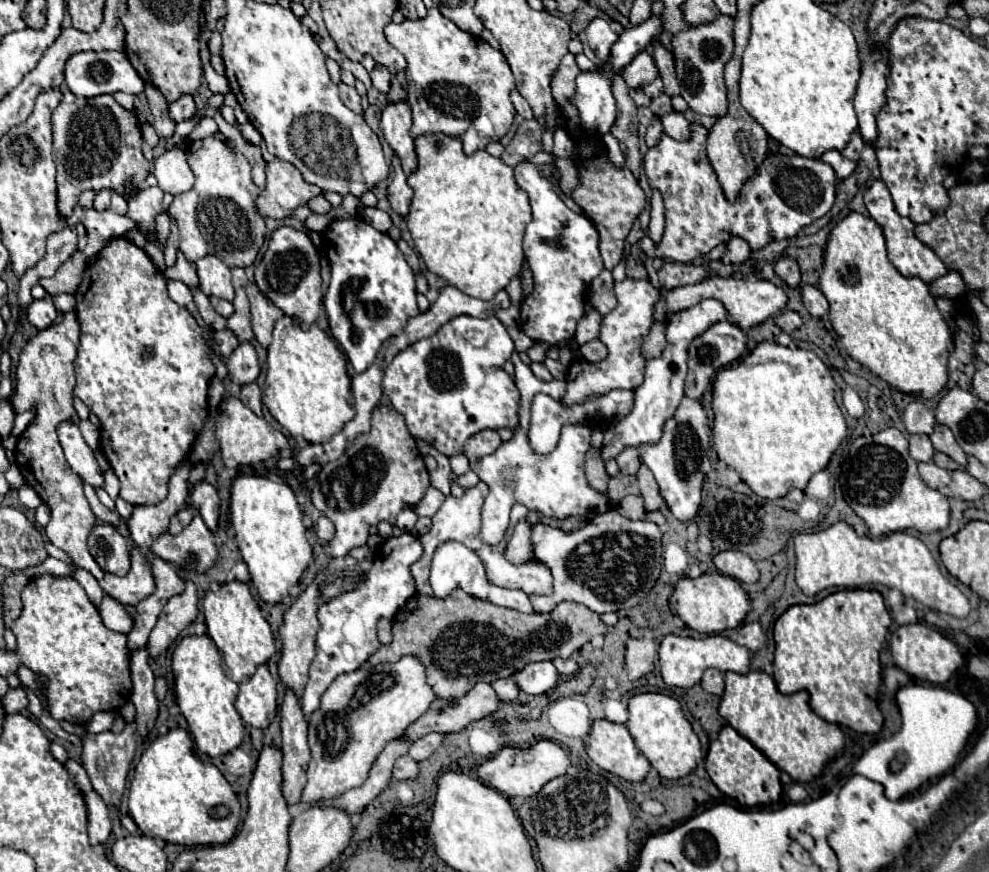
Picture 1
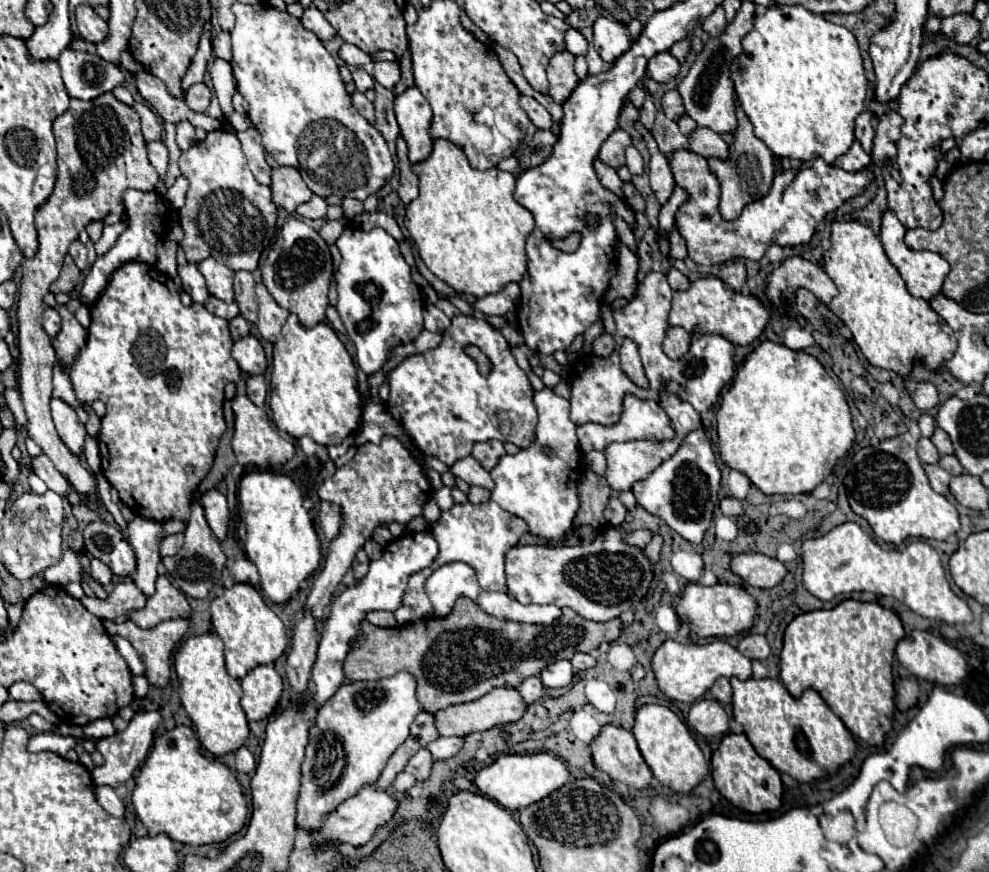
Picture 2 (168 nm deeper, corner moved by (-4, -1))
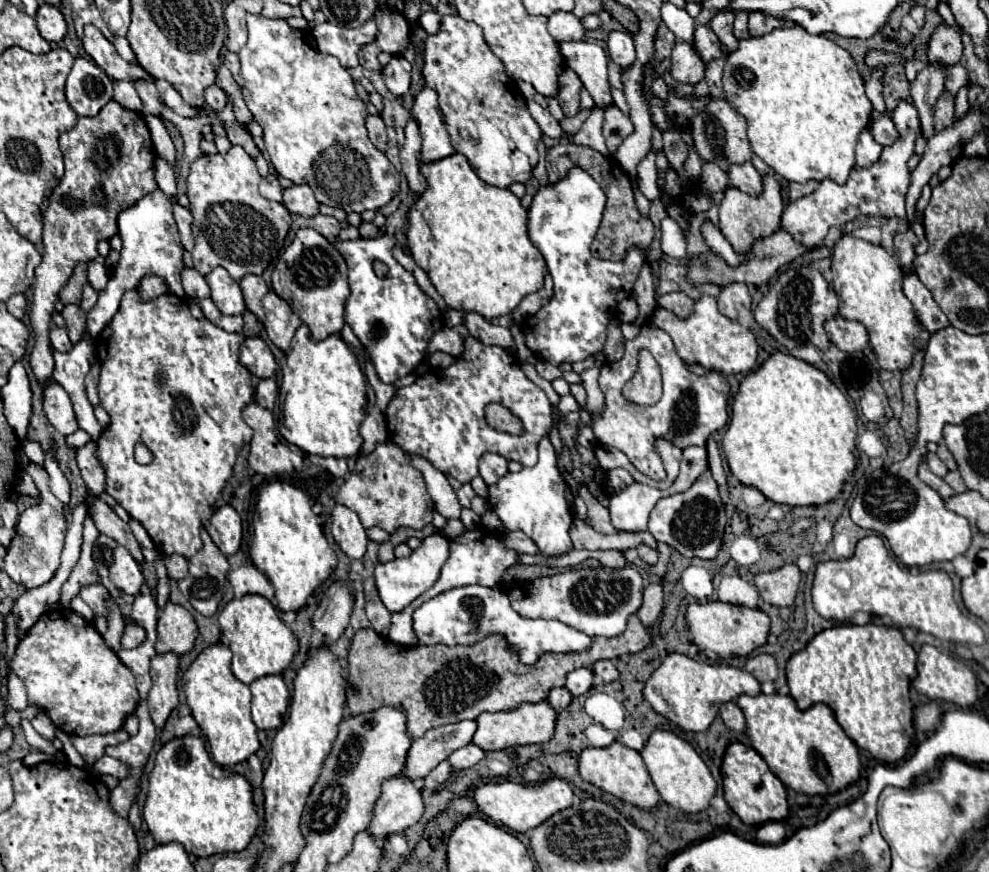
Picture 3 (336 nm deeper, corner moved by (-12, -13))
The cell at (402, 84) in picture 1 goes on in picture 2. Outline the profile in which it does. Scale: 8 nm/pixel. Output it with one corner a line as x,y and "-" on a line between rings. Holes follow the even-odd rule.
403,55
403,59
399,59
401,65
401,81
395,85
393,93
401,95
405,89
409,89
413,85
413,65
411,65
411,57

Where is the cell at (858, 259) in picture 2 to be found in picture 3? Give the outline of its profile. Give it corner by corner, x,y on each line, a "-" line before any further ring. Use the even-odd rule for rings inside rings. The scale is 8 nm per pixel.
843,235
833,247
833,289
839,295
839,315
865,325
869,345
885,371
903,371
913,361
913,349
921,351
931,333
919,323
911,301
903,295
899,261
881,245

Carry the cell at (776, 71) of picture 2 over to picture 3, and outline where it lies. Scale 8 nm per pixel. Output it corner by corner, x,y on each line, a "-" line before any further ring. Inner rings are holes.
779,27
763,37
739,41
739,49
727,55
723,71
723,95
747,119
747,137
759,155
777,175
787,181
833,179
843,185
855,167
855,145
859,133
869,125
873,105
865,93
865,81
849,51
827,39
811,35
803,27

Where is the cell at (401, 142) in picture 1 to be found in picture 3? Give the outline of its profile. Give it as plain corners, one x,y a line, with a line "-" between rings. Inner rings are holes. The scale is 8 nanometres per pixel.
429,87
419,91
411,109
411,119
417,121
423,137
423,149
421,149
423,163
433,163
455,153
439,113
435,91
431,91

